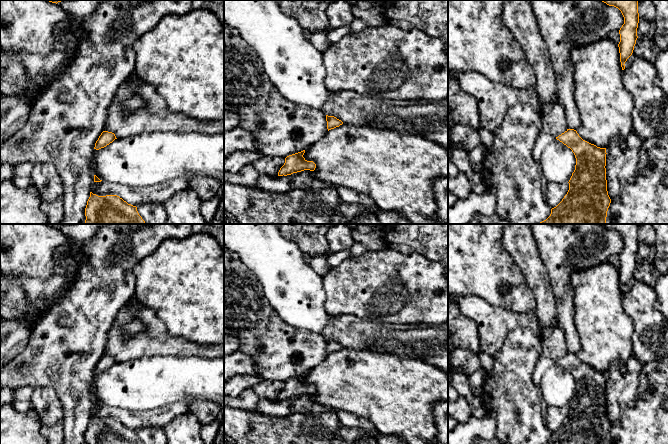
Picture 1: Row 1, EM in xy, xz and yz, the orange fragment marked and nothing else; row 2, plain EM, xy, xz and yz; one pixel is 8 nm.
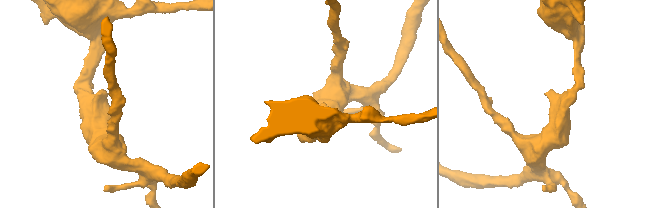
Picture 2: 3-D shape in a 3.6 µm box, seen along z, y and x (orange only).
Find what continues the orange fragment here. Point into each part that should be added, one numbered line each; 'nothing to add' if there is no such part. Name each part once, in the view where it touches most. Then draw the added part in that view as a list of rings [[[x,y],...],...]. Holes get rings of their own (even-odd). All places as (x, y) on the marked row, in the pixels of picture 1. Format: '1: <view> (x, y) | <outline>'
nothing to add

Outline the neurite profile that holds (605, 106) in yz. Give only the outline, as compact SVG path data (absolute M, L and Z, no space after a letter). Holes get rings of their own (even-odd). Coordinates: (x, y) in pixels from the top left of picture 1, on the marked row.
M610 38L573 48L574 99L579 112L579 136L600 148L607 148L613 138L625 145L633 132L632 111L635 101L623 84L623 70L618 44Z

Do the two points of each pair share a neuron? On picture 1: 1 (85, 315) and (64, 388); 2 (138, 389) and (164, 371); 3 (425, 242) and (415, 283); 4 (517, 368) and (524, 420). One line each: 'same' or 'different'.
1: same
2: same
3: different
4: same

